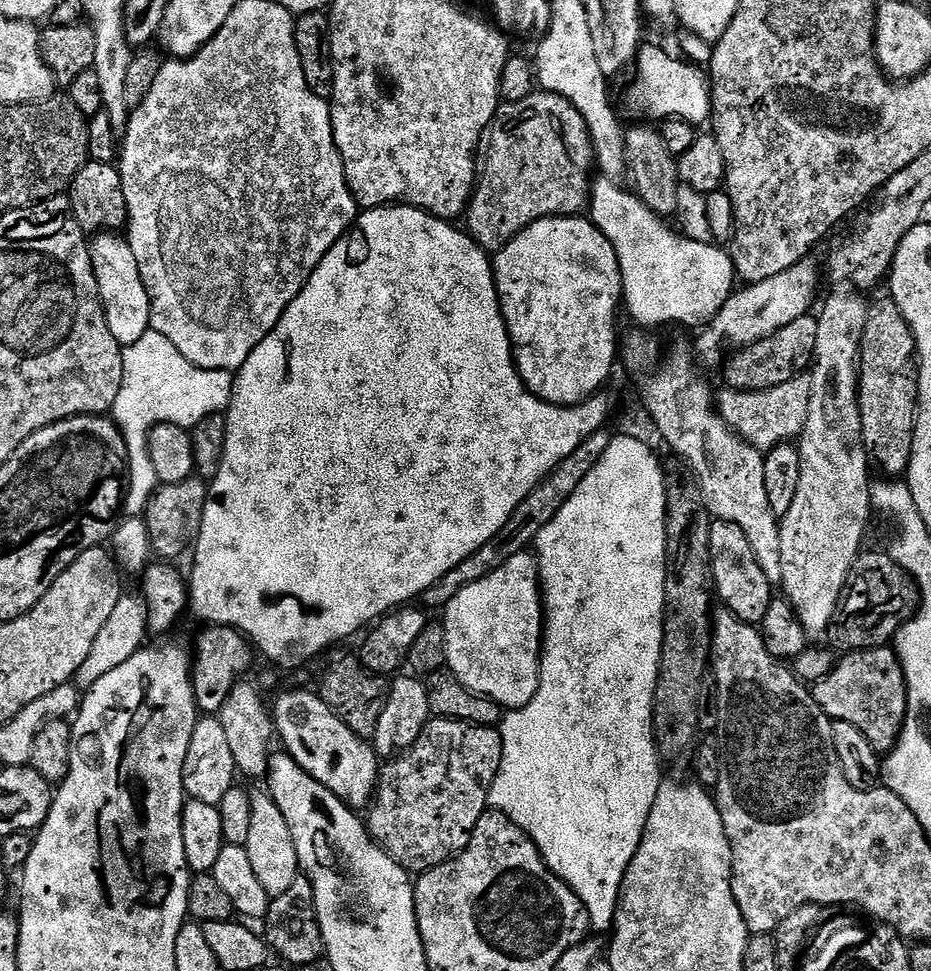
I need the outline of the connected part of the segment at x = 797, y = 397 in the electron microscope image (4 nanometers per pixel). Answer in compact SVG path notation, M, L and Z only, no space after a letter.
M797 374L788 379L786 383L780 386L768 388L766 391L745 392L741 389L723 389L723 393L717 395L716 408L724 423L738 436L743 437L752 448L767 452L777 445L787 443L796 437L799 437L806 424L808 395L809 395L809 377L804 374Z

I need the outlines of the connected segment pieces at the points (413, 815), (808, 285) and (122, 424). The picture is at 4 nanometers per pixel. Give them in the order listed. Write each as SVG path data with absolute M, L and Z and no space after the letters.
M433 719L420 739L395 761L396 769L389 774L388 784L381 788L379 785L380 805L367 813L366 827L373 840L413 873L419 874L453 859L468 843L477 822L489 807L488 791L500 769L504 743L500 736L496 740L468 740L470 734L476 734L474 724L465 720Z
M805 258L795 263L792 267L788 267L780 274L776 274L770 278L763 279L760 283L745 285L737 289L729 298L718 315L709 321L700 331L701 334L696 340L696 352L694 351L697 363L706 368L714 368L719 363L723 363L726 351L723 347L730 344L732 348L748 347L757 344L758 341L764 340L768 336L781 329L782 326L789 325L797 318L807 315L810 308L808 306L812 302L812 298L818 286L818 270L812 258Z
M146 331L142 338L123 349L122 384L118 390L118 398L112 403L111 411L116 412L114 420L121 429L133 428L136 432L147 433L158 424L170 424L180 430L191 430L208 416L223 413L228 401L232 399L233 377L227 372L215 372L194 366L182 354L178 354L178 346L170 342L170 338L162 338L162 334Z

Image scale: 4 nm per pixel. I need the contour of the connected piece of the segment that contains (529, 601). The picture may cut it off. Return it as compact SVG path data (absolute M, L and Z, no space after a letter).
M531 551L512 552L498 570L458 588L442 609L446 634L446 668L463 688L492 700L501 709L524 708L540 685L540 646L542 643L542 593L538 587L536 557Z

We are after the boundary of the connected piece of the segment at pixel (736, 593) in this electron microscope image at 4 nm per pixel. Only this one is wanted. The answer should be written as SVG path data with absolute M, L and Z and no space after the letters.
M716 522L710 528L710 580L714 592L720 595L725 609L737 616L739 620L753 626L763 621L768 607L774 599L773 583L768 581L756 556L752 553L750 542L746 542L746 534L738 526Z

